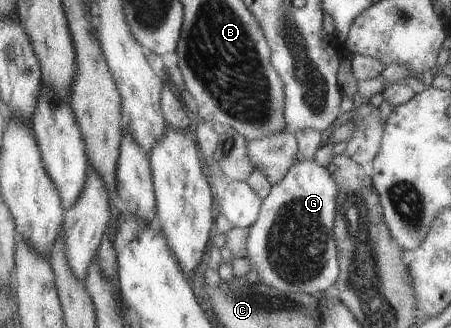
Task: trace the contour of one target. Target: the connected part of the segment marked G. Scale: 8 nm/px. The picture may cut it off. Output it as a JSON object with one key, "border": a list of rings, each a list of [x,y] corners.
{"border":[[[313,159],[297,160],[287,175],[262,199],[259,215],[249,226],[247,257],[259,281],[283,292],[321,295],[340,272],[333,231],[339,187],[327,167]]]}

